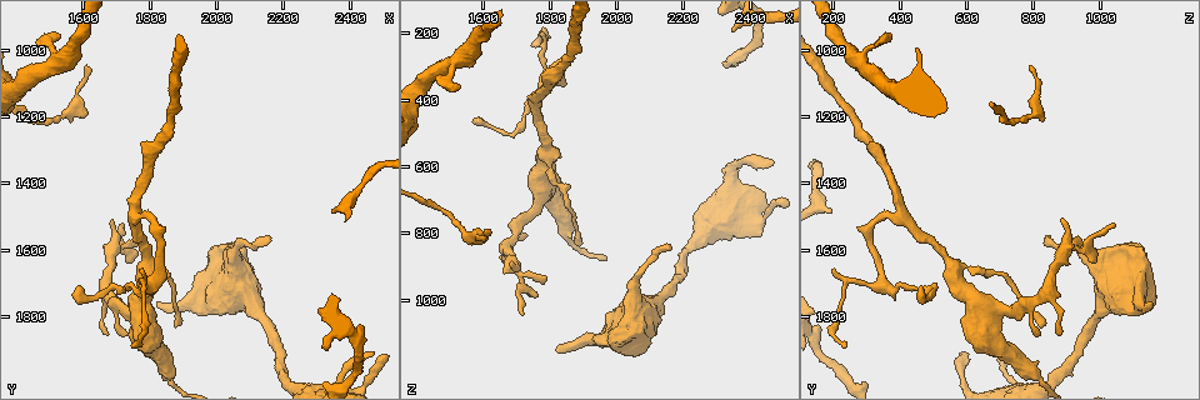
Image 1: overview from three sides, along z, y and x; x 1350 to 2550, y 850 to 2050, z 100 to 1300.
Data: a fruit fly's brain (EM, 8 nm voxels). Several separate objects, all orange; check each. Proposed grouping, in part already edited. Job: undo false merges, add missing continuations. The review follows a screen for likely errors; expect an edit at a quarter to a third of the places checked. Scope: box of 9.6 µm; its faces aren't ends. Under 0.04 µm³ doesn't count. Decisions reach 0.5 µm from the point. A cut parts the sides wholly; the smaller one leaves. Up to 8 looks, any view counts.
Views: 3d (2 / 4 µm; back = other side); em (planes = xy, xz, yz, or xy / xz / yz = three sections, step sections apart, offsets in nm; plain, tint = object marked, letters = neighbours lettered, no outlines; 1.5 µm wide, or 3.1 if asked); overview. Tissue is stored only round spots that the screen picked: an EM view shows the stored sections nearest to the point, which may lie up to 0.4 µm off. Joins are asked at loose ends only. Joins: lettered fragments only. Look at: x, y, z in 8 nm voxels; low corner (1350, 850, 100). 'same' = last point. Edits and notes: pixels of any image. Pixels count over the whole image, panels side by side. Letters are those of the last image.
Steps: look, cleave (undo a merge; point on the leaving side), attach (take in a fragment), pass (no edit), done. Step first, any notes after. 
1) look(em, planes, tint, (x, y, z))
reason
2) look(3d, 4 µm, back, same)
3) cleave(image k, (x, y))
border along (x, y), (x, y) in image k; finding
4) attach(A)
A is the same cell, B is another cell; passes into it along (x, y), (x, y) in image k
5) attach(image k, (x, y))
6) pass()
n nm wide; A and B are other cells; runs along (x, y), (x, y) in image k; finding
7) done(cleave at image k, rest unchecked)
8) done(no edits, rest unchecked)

look(em, planes, letters, (1830, 1750, 1150))
an open end

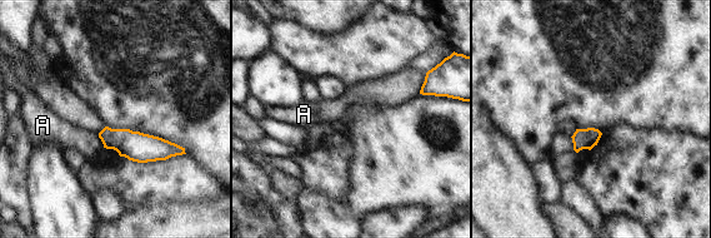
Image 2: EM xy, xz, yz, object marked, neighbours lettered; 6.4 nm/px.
pass()
A touches over 100 nm; A is another cell; border along (98, 134), (104, 147) in image 2; no lettered fragment goes on from it

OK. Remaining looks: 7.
look(em, planes, letters, (1600, 1710, 470))
tapers out

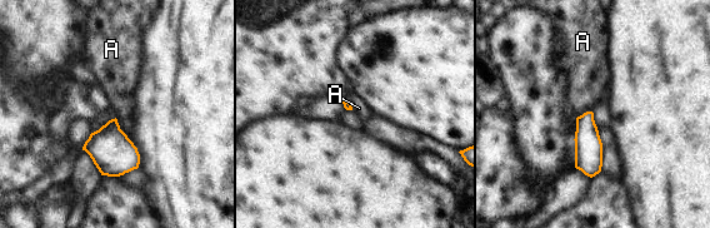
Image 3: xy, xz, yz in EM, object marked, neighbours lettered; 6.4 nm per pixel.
pass()
A is another cell; none of them fits

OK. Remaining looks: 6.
look(3d, 2 µm, (1530, 950, 370))
free end

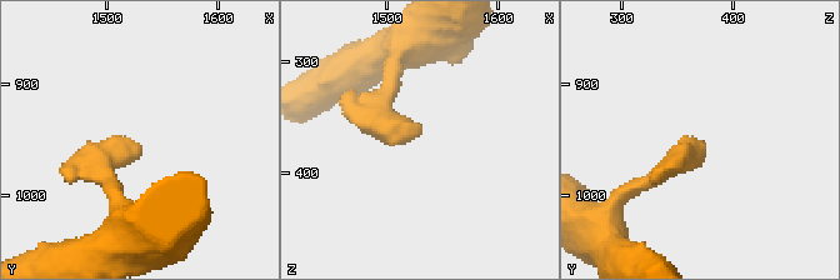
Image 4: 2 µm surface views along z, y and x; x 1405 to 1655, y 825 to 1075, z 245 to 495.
look(em, xy, step 4, letters, (1534, 954, 362))
now the EM

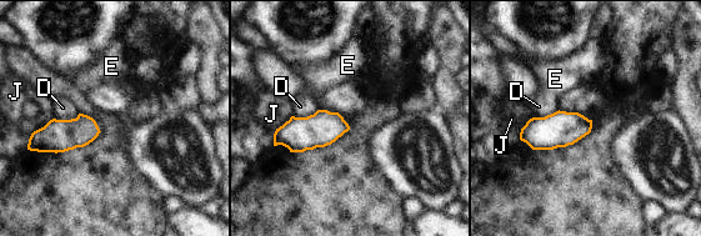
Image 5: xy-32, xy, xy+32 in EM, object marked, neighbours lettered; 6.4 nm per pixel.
look(em, planes, letters, same)

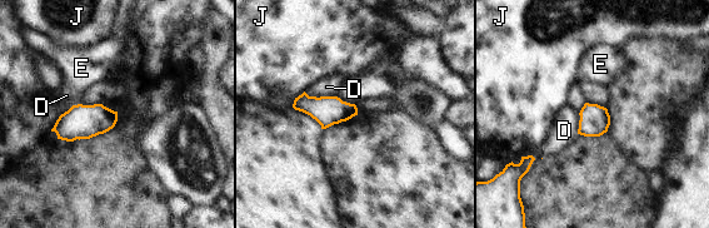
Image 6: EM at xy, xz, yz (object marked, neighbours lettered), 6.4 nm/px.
pass()
150 nm wide; D, E and J are other cells; border along (304, 92), (309, 95), (331, 97) in image 6; no lettered fragment goes on from it

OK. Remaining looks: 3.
done(no edits, rest unchecked)

